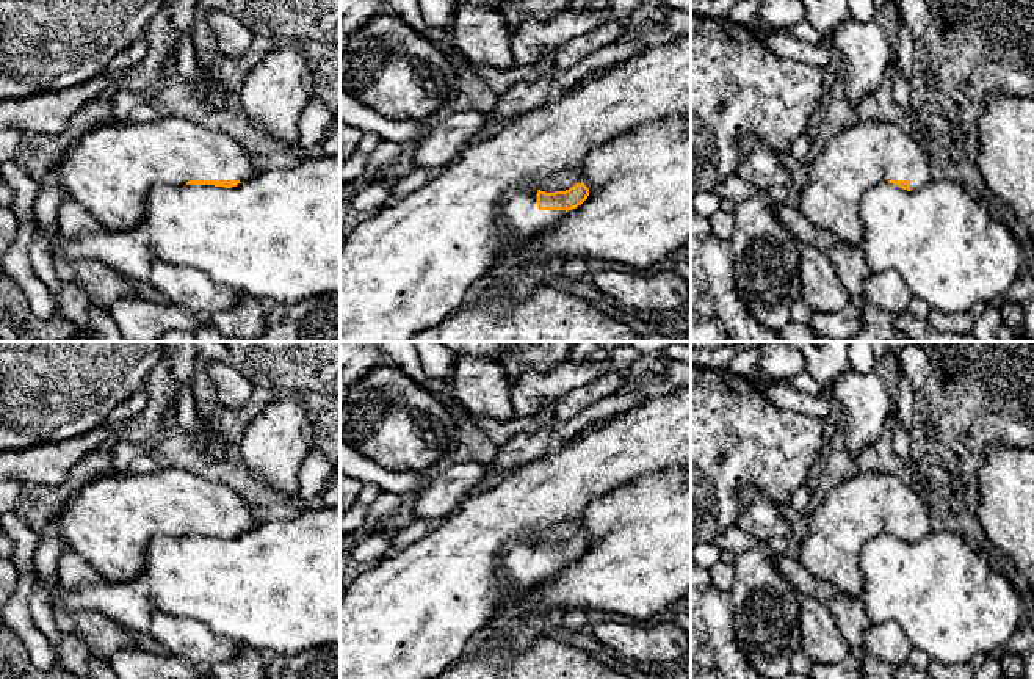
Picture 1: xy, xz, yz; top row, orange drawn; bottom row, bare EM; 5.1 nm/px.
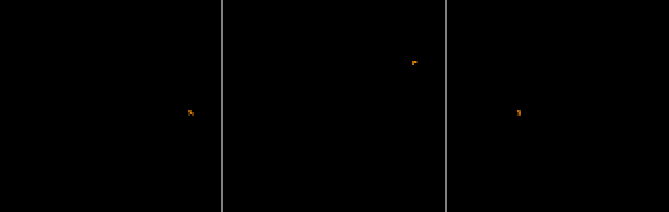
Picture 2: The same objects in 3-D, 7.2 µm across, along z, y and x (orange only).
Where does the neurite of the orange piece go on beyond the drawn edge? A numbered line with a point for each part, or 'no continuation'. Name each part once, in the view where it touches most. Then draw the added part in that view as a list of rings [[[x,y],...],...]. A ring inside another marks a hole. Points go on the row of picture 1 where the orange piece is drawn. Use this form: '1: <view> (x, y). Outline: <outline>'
1: xy (108, 170). Outline: [[[182,118],[96,125],[69,144],[52,171],[67,199],[83,205],[108,231],[136,227],[144,216],[146,196],[155,185],[182,187],[188,180],[244,182],[258,172],[254,157],[235,140]]]

